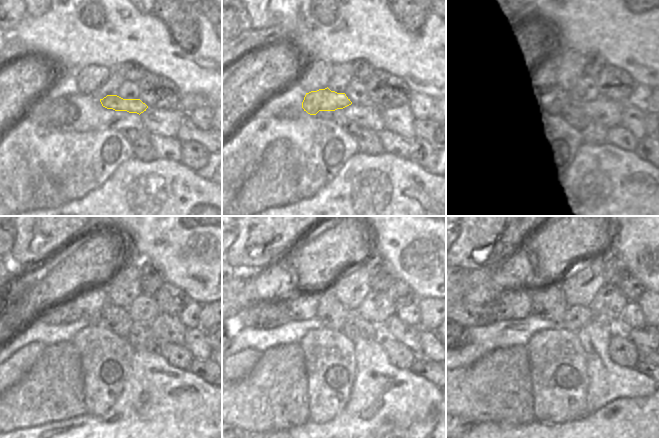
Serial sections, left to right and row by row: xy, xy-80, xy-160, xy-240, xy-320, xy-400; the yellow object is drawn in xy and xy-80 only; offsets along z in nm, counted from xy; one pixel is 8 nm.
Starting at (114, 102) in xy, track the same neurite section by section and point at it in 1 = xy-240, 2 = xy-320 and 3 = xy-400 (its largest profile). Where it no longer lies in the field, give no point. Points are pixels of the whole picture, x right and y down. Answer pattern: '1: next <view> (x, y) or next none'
1: next xy-240 (86, 304)
2: next xy-320 (302, 306)
3: next xy-400 (516, 304)

